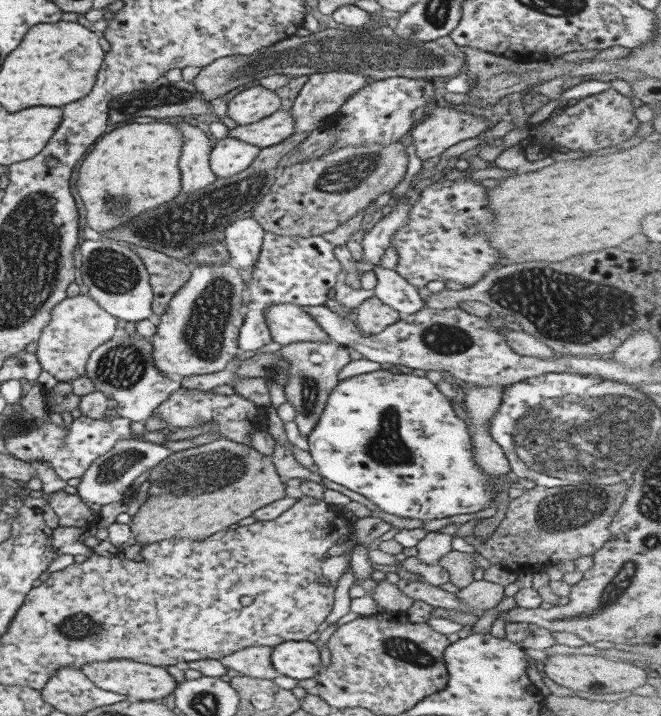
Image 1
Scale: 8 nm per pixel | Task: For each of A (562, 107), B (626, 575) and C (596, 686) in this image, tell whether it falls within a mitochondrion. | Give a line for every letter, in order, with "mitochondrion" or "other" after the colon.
A: other
B: mitochondrion
C: other

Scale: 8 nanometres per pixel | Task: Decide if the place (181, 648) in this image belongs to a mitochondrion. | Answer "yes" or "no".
no

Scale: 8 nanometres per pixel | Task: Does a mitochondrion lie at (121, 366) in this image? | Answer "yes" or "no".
yes

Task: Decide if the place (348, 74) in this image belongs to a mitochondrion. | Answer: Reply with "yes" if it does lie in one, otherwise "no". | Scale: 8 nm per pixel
yes

